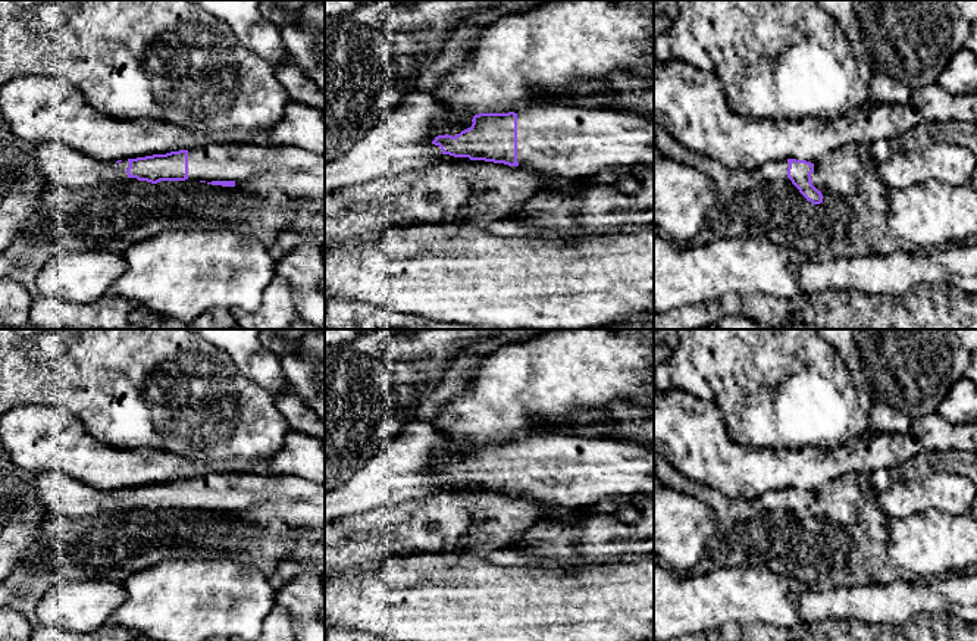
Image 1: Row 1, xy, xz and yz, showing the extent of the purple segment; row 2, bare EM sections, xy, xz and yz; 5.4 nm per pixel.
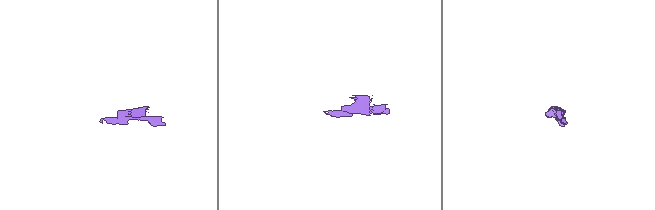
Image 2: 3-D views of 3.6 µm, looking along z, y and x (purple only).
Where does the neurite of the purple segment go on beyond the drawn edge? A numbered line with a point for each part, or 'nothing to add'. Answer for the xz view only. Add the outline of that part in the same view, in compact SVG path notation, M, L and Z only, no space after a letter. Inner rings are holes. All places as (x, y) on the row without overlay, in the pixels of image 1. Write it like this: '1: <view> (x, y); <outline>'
1: xz (572, 471); M551 432L517 443L517 491L579 509L608 497L654 495L654 448Z

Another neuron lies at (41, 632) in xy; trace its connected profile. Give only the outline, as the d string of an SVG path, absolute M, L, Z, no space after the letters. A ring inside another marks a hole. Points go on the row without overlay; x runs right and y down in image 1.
M38 625L29 641L84 641L76 632Z

